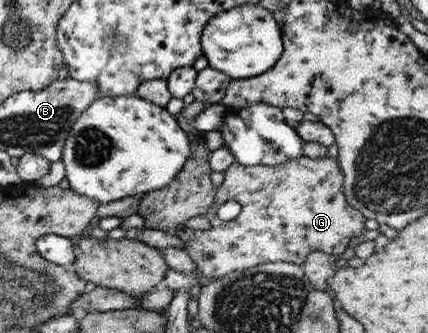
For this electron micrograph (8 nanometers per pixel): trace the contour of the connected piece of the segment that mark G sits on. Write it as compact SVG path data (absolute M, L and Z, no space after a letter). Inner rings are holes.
M301 155L273 166L242 166L234 161L222 172L224 173L223 180L216 186L213 205L204 215L208 219L209 230L196 230L192 238L185 241L185 251L204 281L263 263L281 261L299 266L304 262L307 253L313 250L339 256L345 251L351 239L367 231L363 227L365 218L347 203L342 190L344 177L335 158L325 156L311 159ZM229 199L239 203L240 211L234 219L220 221L215 216L215 211L221 203Z

